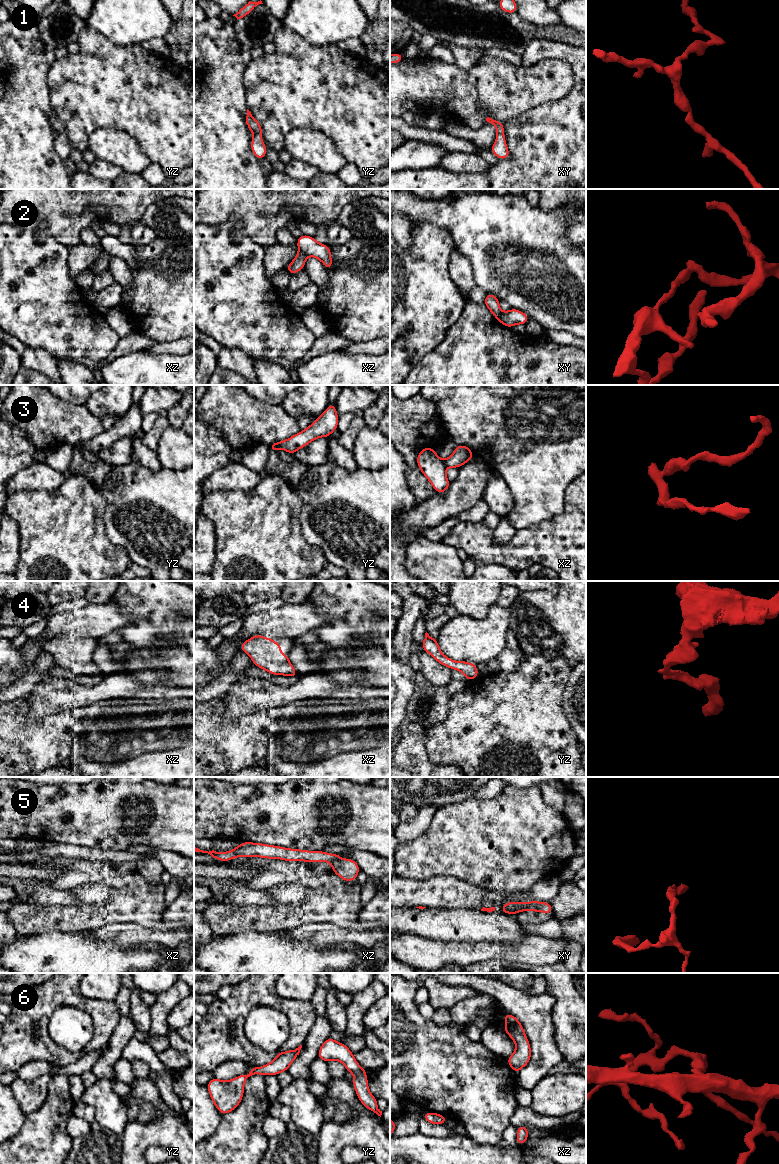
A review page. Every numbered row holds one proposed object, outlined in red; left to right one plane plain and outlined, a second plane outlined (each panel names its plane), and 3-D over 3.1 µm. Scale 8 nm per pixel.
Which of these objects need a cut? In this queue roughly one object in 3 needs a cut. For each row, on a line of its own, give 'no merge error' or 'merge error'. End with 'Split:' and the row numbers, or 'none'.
1: no merge error
2: merge error
3: merge error
4: no merge error
5: merge error
6: no merge error
Split: 2, 3, 5

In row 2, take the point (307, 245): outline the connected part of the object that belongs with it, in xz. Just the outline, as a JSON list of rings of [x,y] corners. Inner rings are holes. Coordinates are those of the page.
[[[303,234],[297,238],[297,246],[306,257],[313,256],[319,259],[327,270],[333,268],[331,250],[327,244],[320,244],[314,237]]]

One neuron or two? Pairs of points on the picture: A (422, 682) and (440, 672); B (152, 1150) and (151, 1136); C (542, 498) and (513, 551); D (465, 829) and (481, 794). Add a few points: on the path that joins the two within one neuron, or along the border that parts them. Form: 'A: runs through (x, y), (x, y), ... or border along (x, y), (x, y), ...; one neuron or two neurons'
A: border along (423, 674), (432, 683), (445, 687); two neurons
B: border along (155, 1144), (151, 1144), (143, 1153); two neurons
C: border along (550, 520), (531, 524), (517, 530); two neurons
D: border along (501, 790), (491, 798), (473, 798); two neurons

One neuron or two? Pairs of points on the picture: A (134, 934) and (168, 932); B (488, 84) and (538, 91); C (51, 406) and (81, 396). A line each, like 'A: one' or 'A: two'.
A: one
B: one
C: two

